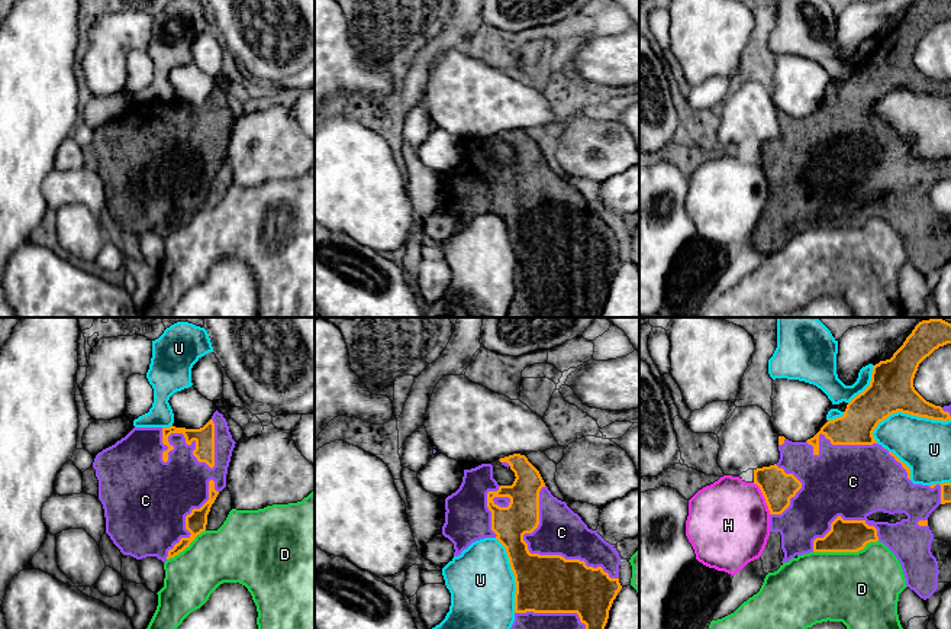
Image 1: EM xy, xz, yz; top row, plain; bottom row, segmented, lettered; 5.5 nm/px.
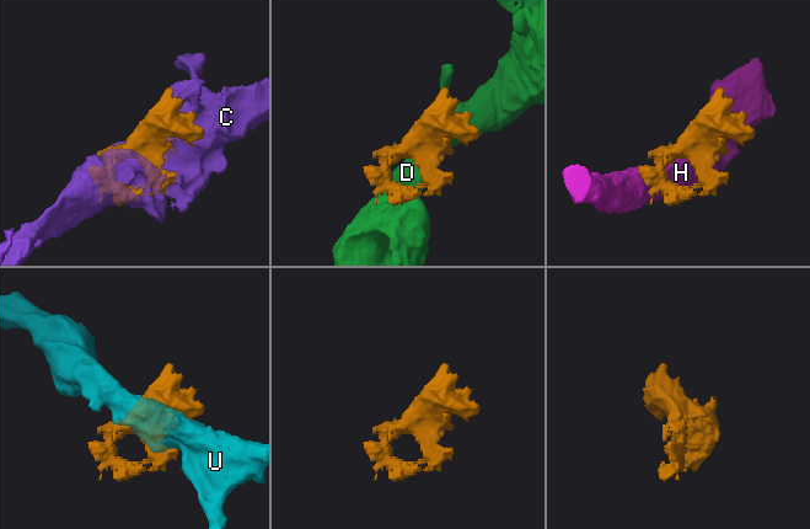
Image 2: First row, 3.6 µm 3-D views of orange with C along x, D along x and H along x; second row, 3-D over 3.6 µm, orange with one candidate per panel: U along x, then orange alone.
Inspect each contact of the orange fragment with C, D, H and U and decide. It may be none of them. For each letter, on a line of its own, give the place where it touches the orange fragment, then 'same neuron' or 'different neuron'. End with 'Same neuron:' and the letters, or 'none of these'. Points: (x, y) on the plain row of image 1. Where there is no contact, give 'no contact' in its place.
C: xy (194, 131) | same neuron
D: yz (845, 226) | different neuron
H: yz (764, 173) | different neuron
U: yz (908, 89) | different neuron
Same neuron: C

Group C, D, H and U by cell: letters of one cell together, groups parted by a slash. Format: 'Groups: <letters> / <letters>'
Groups: C / D / H / U

